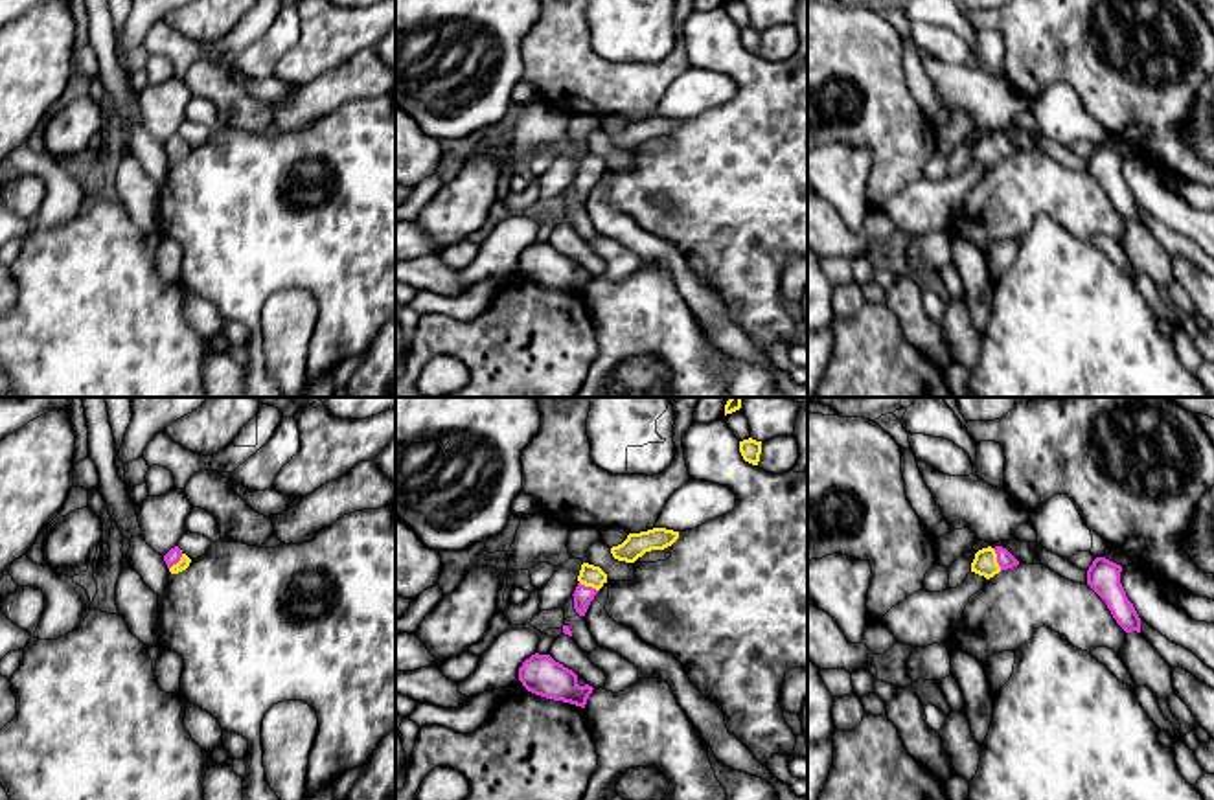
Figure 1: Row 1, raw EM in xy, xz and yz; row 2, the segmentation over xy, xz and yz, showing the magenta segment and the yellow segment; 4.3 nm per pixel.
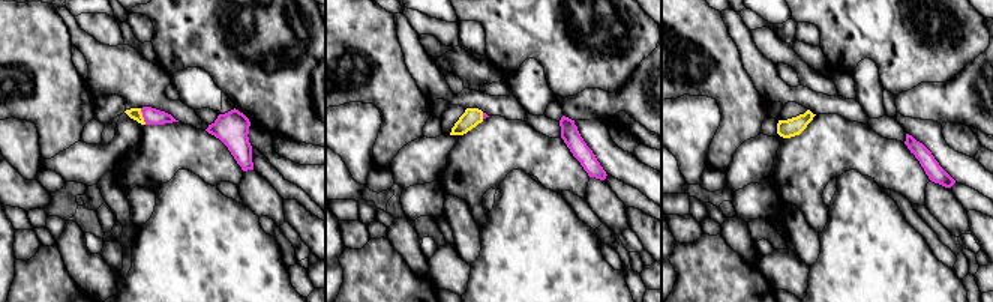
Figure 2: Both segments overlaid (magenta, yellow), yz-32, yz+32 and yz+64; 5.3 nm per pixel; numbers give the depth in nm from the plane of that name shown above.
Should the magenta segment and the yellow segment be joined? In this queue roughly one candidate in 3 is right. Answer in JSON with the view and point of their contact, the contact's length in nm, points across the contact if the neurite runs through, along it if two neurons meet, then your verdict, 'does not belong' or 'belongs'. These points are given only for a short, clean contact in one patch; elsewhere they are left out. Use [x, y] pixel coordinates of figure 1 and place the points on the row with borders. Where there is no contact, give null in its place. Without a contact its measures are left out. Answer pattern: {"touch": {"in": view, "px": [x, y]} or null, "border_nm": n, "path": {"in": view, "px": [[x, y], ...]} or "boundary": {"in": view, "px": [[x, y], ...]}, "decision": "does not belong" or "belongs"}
{"touch": {"in": "yz", "px": [997, 560]}, "border_nm": 100, "path": {"in": "yz", "px": [[1005, 560], [997, 560], [984, 563]]}, "decision": "belongs"}

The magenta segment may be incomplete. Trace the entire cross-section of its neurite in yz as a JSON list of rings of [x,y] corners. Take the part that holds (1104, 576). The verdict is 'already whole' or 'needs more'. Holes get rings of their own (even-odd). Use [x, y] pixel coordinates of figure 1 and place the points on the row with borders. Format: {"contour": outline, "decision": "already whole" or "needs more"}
{"contour": [[[1096,557],[1087,570],[1087,585],[1105,601],[1117,623],[1126,631],[1140,633],[1140,618],[1120,583],[1122,566]]], "decision": "already whole"}

